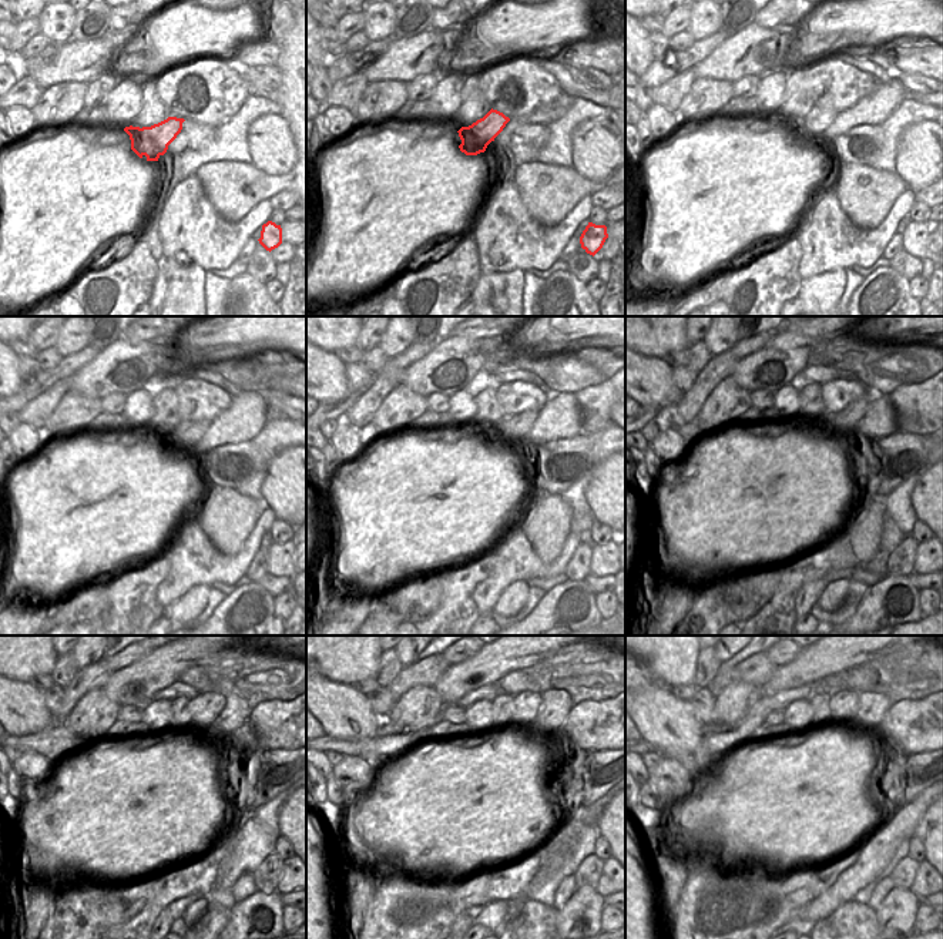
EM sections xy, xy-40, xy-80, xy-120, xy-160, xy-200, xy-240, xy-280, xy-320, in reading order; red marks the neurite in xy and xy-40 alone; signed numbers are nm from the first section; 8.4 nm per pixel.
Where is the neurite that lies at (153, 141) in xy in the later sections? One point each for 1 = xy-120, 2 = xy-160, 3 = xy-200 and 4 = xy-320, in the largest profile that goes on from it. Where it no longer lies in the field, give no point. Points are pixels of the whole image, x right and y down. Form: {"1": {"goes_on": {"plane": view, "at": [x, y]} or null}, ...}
{"1": {"goes_on": {"plane": "xy-120", "at": [187, 433]}}, "2": {"goes_on": {"plane": "xy-160", "at": [513, 428]}}, "3": {"goes_on": {"plane": "xy-200", "at": [836, 426]}}, "4": {"goes_on": {"plane": "xy-320", "at": [872, 706]}}}

